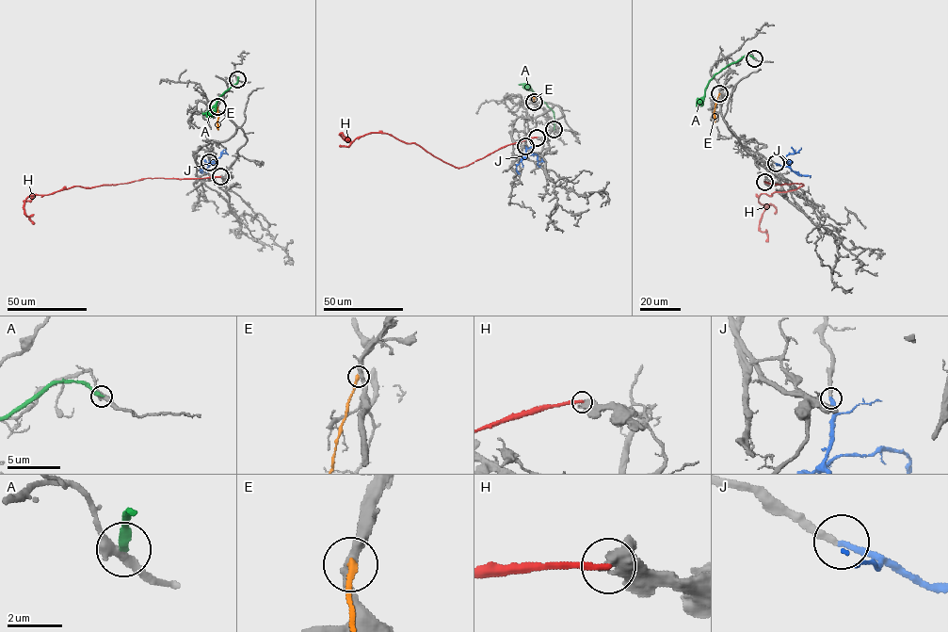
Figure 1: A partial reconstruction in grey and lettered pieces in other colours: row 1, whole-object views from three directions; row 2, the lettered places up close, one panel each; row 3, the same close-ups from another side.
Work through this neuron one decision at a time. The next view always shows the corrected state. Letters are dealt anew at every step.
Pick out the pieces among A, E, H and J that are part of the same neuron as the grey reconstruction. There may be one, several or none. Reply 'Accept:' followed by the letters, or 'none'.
Accept: J

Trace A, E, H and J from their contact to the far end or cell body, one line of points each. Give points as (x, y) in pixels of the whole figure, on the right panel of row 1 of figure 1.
A: (754, 57), (743, 56), (722, 69), (709, 81), (704, 95), (698, 102)
E: (719, 93), (714, 112), (715, 121)
H: (764, 182), (803, 184), (795, 189), (759, 196), (761, 203), (770, 204), (759, 223), (767, 241)
J: (776, 163), (789, 165), (785, 157), (795, 153), (791, 147)

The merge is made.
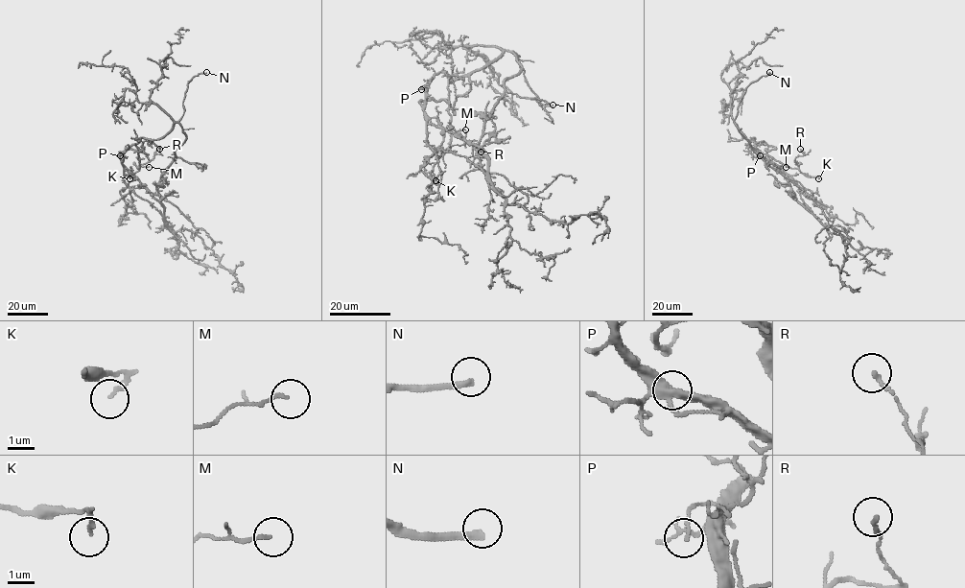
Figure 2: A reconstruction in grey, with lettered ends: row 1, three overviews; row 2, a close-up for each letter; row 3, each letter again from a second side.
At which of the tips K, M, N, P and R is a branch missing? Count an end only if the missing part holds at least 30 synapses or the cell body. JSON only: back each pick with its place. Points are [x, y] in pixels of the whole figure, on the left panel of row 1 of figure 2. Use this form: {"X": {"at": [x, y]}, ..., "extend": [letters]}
{"N": {"at": [206, 72]}, "P": {"at": [120, 155]}, "extend": ["N", "P"]}

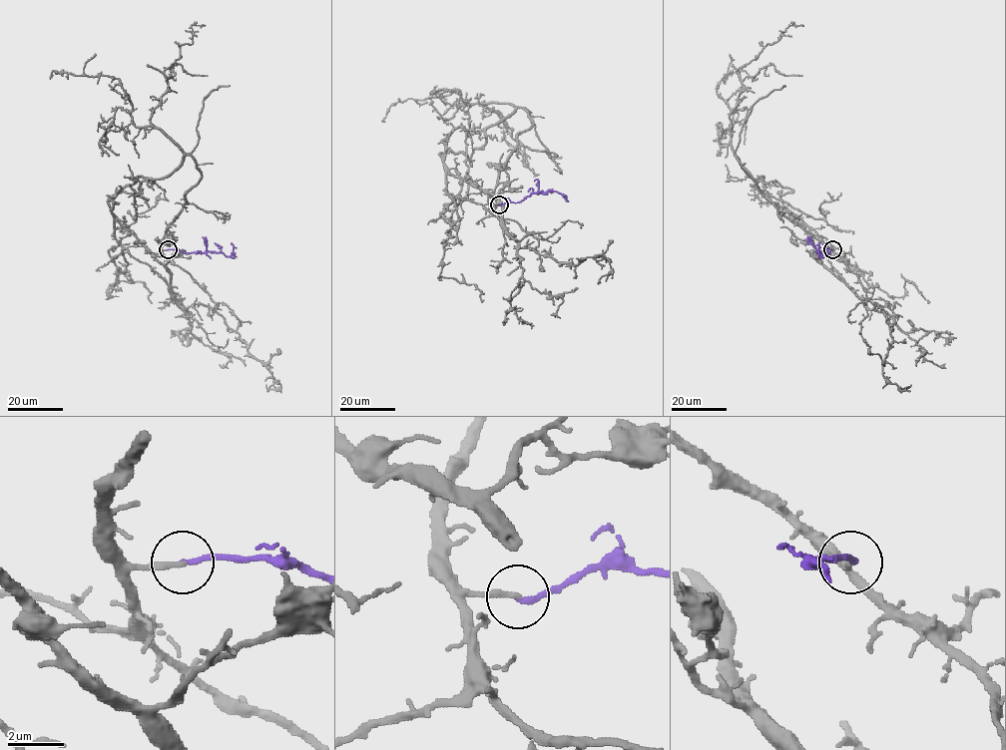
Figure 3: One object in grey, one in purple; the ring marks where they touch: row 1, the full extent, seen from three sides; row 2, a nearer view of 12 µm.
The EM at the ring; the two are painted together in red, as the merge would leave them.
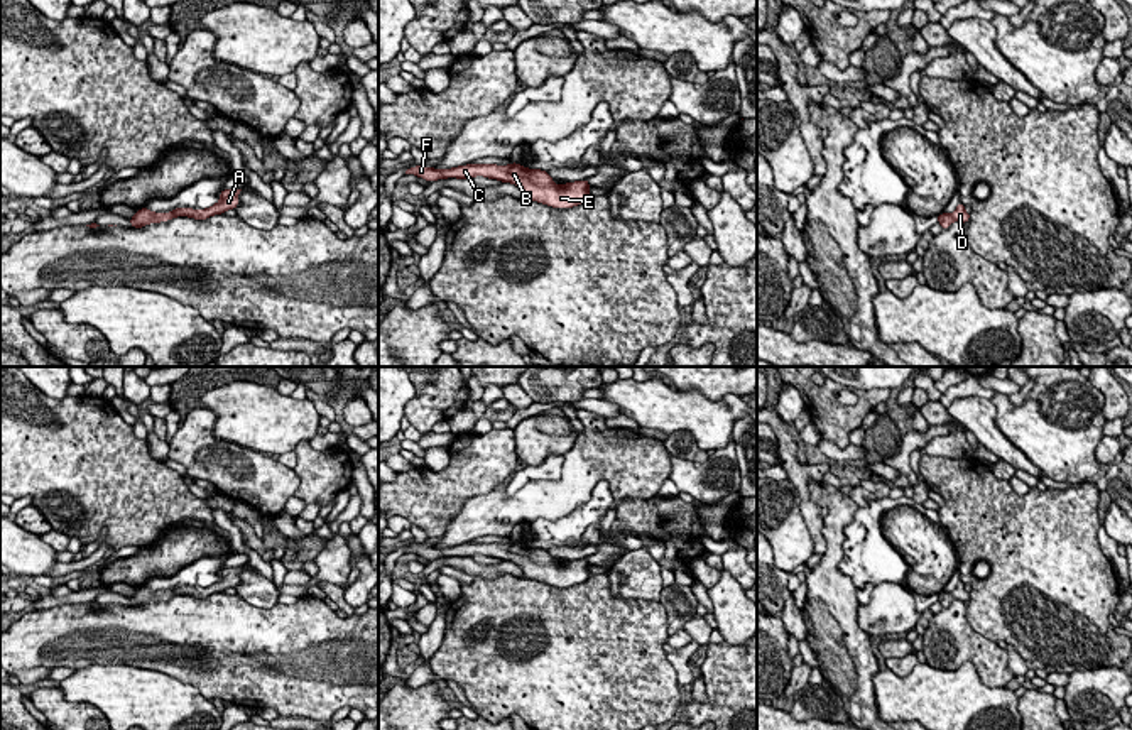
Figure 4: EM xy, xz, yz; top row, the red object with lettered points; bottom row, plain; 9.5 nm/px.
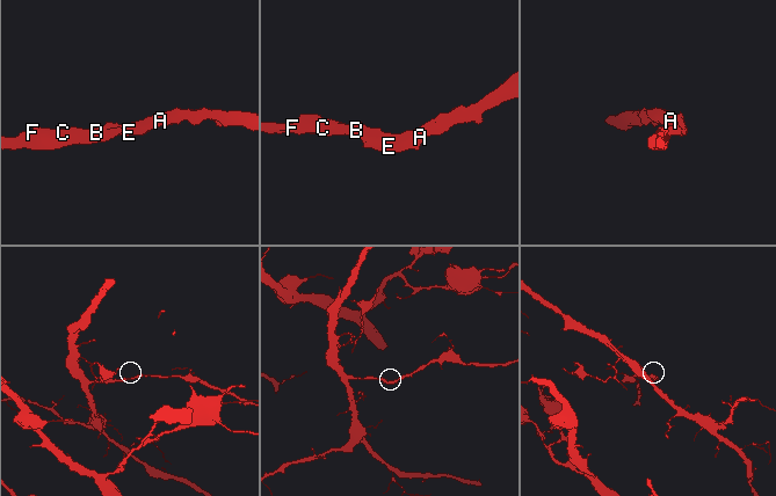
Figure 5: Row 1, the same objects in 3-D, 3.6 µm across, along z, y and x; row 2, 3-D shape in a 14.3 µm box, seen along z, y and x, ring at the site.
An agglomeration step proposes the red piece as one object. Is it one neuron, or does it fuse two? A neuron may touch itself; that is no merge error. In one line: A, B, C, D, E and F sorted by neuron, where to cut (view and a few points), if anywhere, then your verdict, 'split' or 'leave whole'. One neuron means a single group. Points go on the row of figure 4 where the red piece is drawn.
A B C D E F | no cut | leave whole

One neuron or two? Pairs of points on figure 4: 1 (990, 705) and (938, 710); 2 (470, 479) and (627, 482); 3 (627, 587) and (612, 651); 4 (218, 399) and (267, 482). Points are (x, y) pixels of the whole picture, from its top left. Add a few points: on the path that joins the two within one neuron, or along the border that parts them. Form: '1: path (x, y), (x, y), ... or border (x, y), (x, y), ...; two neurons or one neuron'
1: path (977, 708), (952, 708); one neuron
2: border (494, 489), (473, 495), (460, 511); two neurons
3: border (605, 575), (615, 597), (659, 602); two neurons
4: border (213, 423), (213, 433), (218, 438), (271, 457); two neurons

